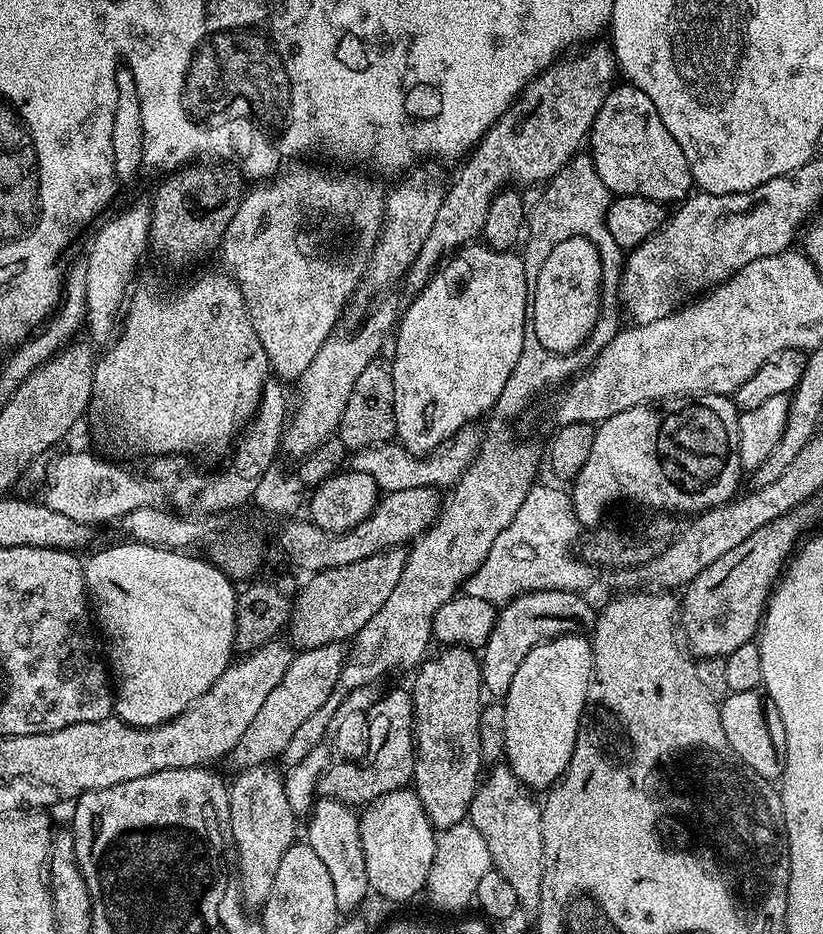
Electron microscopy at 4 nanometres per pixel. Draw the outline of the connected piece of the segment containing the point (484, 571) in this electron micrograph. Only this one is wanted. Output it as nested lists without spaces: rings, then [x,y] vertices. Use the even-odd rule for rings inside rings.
[[[537,482],[526,494],[522,510],[514,514],[514,522],[498,534],[490,554],[476,573],[468,579],[467,595],[503,606],[516,596],[542,590],[566,590],[583,593],[592,584],[594,568],[584,560],[572,557],[572,547],[581,539],[582,526],[572,509],[572,497],[560,488]]]

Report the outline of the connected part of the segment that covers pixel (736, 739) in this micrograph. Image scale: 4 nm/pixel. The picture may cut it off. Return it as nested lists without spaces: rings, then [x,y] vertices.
[[[760,688],[729,692],[719,701],[719,706],[722,730],[726,730],[726,742],[730,742],[732,753],[763,780],[779,781],[784,774],[786,730],[767,692]]]

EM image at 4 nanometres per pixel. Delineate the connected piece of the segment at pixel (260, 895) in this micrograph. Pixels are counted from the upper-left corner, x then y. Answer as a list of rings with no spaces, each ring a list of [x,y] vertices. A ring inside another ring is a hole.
[[[271,763],[259,764],[253,768],[245,768],[243,770],[237,771],[235,774],[236,781],[231,781],[228,790],[228,809],[230,810],[230,818],[228,819],[228,827],[230,829],[230,840],[234,845],[234,864],[240,867],[240,892],[239,895],[242,897],[243,903],[247,905],[249,909],[256,908],[259,909],[266,902],[266,898],[270,894],[270,890],[274,886],[274,874],[278,874],[278,865],[282,863],[282,854],[286,854],[286,850],[289,846],[294,843],[297,839],[296,836],[296,820],[298,820],[298,813],[295,812],[290,806],[290,801],[286,796],[286,790],[284,789],[284,776],[282,775],[281,769],[279,767],[274,767]]]

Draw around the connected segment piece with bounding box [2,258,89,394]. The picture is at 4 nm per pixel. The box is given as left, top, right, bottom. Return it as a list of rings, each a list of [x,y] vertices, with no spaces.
[[[80,258],[72,263],[69,269],[65,269],[62,278],[62,297],[56,311],[48,318],[40,331],[37,331],[13,351],[15,353],[9,358],[8,364],[4,368],[2,386],[5,393],[10,394],[33,370],[40,368],[45,361],[51,360],[65,344],[71,343],[77,337],[79,333],[77,331],[80,328],[83,329],[87,323],[86,279],[88,269],[87,259],[84,258]]]

